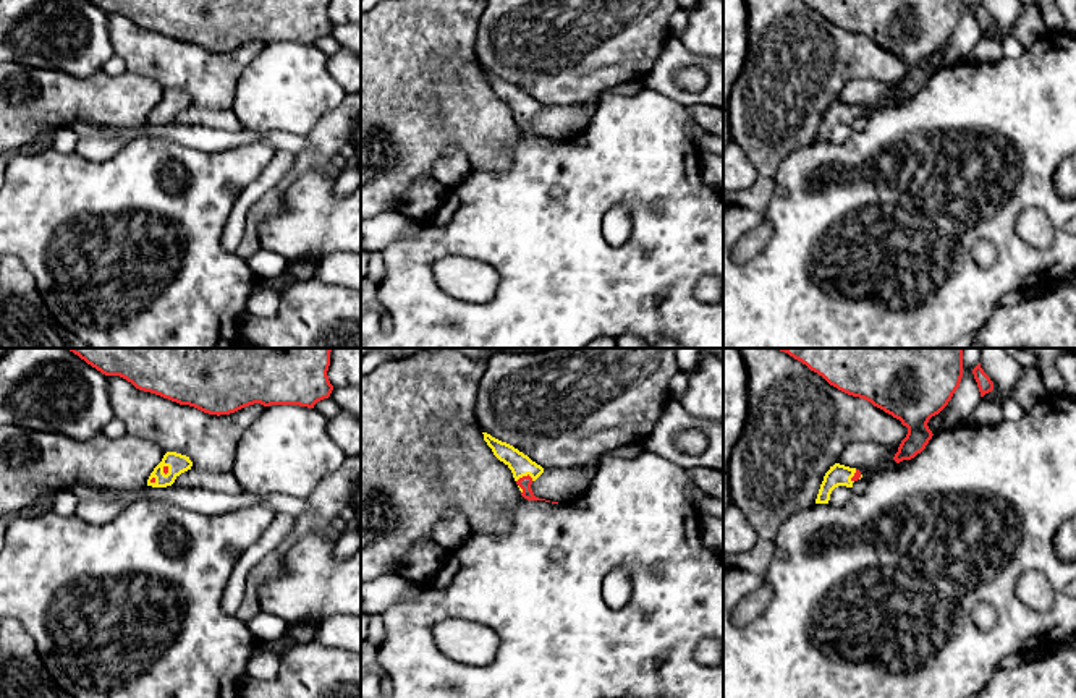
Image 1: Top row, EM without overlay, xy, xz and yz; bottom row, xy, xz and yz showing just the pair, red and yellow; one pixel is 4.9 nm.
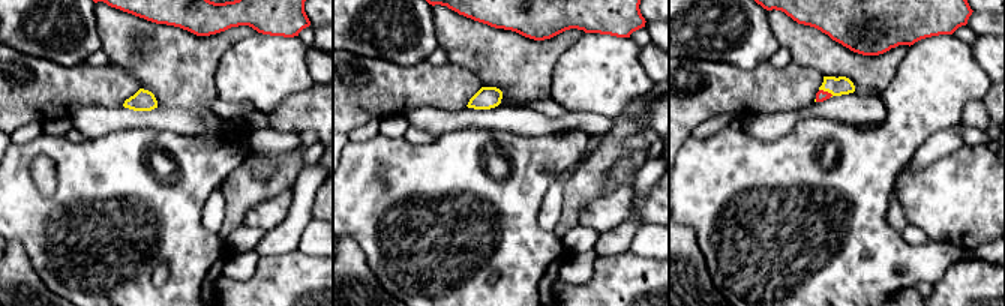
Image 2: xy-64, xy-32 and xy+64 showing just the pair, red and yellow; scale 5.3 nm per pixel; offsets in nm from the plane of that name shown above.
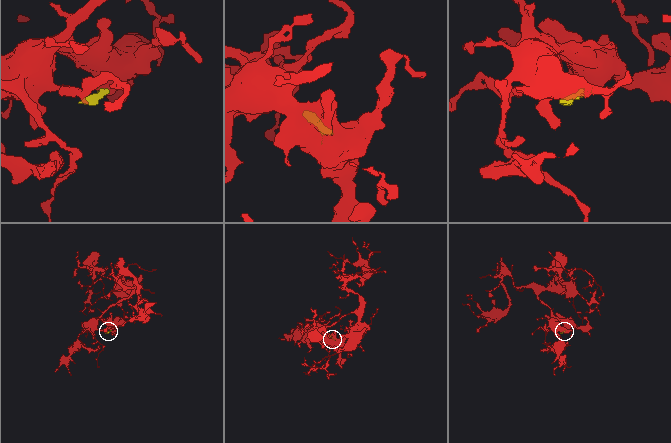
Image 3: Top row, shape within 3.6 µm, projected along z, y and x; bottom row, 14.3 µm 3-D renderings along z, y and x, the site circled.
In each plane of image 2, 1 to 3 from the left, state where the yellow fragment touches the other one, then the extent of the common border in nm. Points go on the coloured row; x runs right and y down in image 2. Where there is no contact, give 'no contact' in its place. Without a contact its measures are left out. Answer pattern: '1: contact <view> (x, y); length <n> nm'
1: no contact
2: no contact
3: contact xy+64 (827, 92); length 90 nm

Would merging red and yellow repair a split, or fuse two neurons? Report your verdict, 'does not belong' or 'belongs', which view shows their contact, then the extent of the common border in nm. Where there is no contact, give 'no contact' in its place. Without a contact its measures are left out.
belongs; contact in xz; length 90 nm

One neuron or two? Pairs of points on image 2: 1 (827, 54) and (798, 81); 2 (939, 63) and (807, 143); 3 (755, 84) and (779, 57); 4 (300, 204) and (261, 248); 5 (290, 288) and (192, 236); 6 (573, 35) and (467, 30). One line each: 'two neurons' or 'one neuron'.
1: two neurons
2: one neuron
3: two neurons
4: one neuron
5: two neurons
6: one neuron

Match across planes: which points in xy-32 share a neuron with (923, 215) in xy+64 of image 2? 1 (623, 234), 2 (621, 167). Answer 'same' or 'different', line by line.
1: different
2: same

